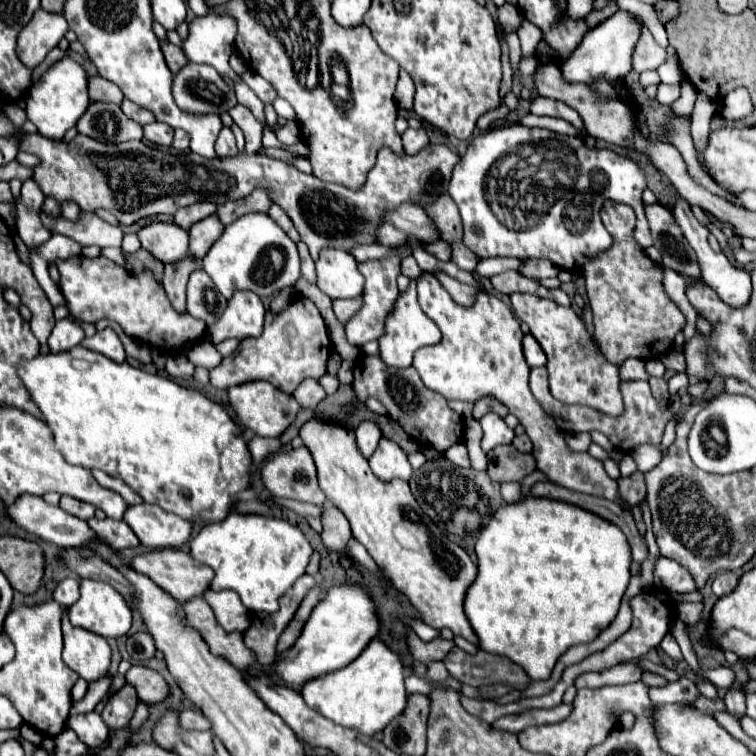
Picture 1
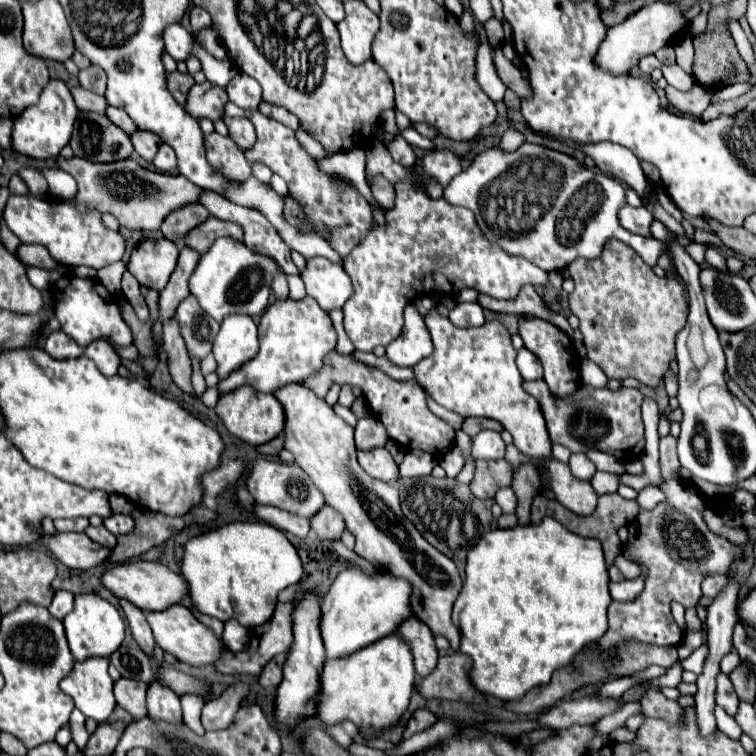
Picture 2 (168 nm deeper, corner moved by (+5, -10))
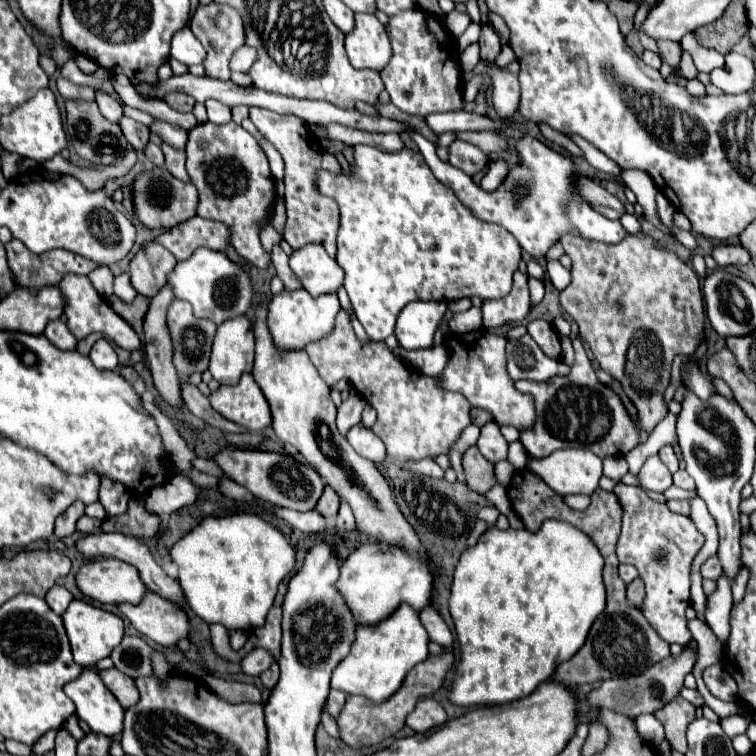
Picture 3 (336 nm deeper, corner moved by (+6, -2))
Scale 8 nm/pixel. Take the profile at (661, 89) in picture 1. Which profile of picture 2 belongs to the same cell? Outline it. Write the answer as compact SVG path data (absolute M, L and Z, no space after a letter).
M696 82L692 86L692 90L688 90L688 92L680 92L680 90L672 88L672 86L668 86L666 96L668 96L668 100L672 102L672 106L678 112L700 116L708 108L708 104L710 104L710 100L714 96L714 90L710 90L708 86L702 86L702 84Z

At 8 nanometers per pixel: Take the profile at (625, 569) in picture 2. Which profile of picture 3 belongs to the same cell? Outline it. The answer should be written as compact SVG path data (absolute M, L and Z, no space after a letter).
M635 578L627 584L627 600L633 604L633 606L639 606L643 602L643 596L645 596L645 588L641 584L641 578Z

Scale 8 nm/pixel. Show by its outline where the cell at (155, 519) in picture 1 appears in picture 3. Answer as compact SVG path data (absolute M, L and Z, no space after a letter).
M101 478L101 490L99 490L99 502L105 506L107 518L119 516L127 510L129 490L121 482L113 482L109 478Z

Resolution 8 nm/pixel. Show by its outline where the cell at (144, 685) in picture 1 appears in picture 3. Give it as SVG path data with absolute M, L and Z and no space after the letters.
M111 668L111 670L103 670L101 672L101 678L105 682L105 686L113 692L113 696L119 700L119 704L127 710L129 706L137 704L139 700L139 692L137 692L137 686L135 686L135 680L125 676L123 672L119 672L117 668Z

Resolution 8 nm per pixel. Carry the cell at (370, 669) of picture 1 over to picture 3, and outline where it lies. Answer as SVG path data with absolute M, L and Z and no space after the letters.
M401 604L401 608L381 624L373 628L357 628L349 656L345 656L333 670L331 688L341 690L347 696L363 696L373 704L381 704L401 688L407 672L429 656L427 642L429 636L419 622L419 614L411 606Z

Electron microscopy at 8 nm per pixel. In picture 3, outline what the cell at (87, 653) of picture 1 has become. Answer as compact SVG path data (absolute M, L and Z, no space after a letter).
M85 668L77 680L65 684L65 694L75 702L77 716L97 734L115 736L123 730L123 708L105 688L99 670Z

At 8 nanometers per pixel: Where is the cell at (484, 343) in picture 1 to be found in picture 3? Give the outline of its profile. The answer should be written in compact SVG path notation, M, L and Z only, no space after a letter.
M485 328L467 334L447 336L443 346L449 350L449 362L445 370L437 376L437 386L447 392L463 394L473 408L491 412L499 426L515 426L519 432L523 432L525 428L533 428L533 420L537 420L537 416L533 408L533 398L529 394L517 392L515 382L509 380L505 368L505 344L507 338Z

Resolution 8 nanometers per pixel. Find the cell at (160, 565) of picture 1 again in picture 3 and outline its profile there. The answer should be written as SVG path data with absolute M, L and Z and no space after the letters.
M115 558L91 560L79 570L75 578L83 594L109 604L137 604L149 592L137 568Z

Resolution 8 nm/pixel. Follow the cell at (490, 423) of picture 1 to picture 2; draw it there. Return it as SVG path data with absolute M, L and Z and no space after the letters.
M482 430L472 438L472 456L478 460L500 460L504 458L506 444L494 430Z

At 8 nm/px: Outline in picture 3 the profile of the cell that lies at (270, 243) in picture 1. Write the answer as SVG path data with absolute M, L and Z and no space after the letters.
M197 248L189 260L177 262L175 270L169 274L169 284L175 290L175 298L187 300L193 306L193 314L199 318L209 318L221 324L229 318L245 314L255 300L255 284L251 276L251 264L241 264L231 260L225 252L211 248Z

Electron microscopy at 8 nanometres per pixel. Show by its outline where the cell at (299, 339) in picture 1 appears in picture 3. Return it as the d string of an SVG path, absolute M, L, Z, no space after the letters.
M303 288L293 290L293 292L283 290L275 294L271 302L267 304L267 328L273 338L273 344L279 350L303 350L307 344L311 344L313 340L321 340L333 330L335 316L339 310L341 306L339 306L337 294L311 298L311 294L305 292Z

